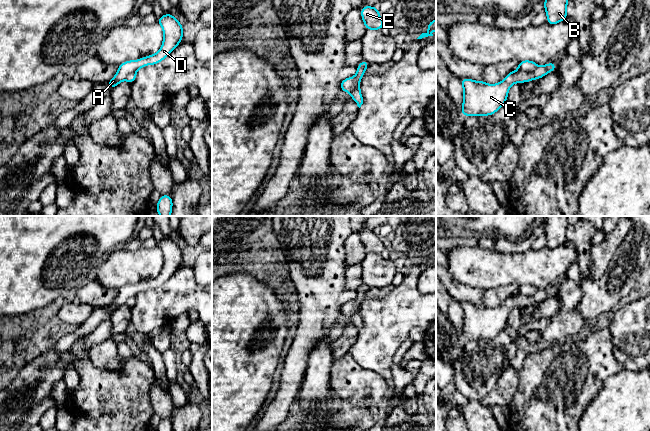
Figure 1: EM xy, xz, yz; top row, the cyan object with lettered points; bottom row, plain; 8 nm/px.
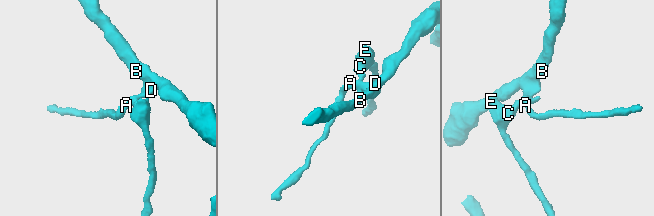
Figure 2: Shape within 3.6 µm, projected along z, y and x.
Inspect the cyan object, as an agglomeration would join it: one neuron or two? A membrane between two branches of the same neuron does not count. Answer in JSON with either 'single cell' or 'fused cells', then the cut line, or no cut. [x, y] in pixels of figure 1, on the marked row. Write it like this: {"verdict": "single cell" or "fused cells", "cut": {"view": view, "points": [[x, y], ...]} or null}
{"verdict": "fused cells", "cut": {"view": "yz", "points": [[538, 65], [530, 72], [523, 72], [518, 69]]}}

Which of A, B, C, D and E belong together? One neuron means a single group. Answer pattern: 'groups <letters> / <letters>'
groups A B D / C E

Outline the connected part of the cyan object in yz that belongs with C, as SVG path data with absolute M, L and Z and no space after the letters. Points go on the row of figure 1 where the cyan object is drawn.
M550 62L544 66L538 65L531 73L517 69L515 72L508 73L497 84L487 84L483 80L474 81L468 78L461 78L463 86L461 113L463 116L470 117L493 115L507 102L509 89L514 83L525 83L540 79L556 68L555 62Z

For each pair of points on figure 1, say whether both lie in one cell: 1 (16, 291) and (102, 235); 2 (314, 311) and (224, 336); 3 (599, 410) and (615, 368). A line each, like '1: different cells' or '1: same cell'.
1: same cell
2: different cells
3: different cells

